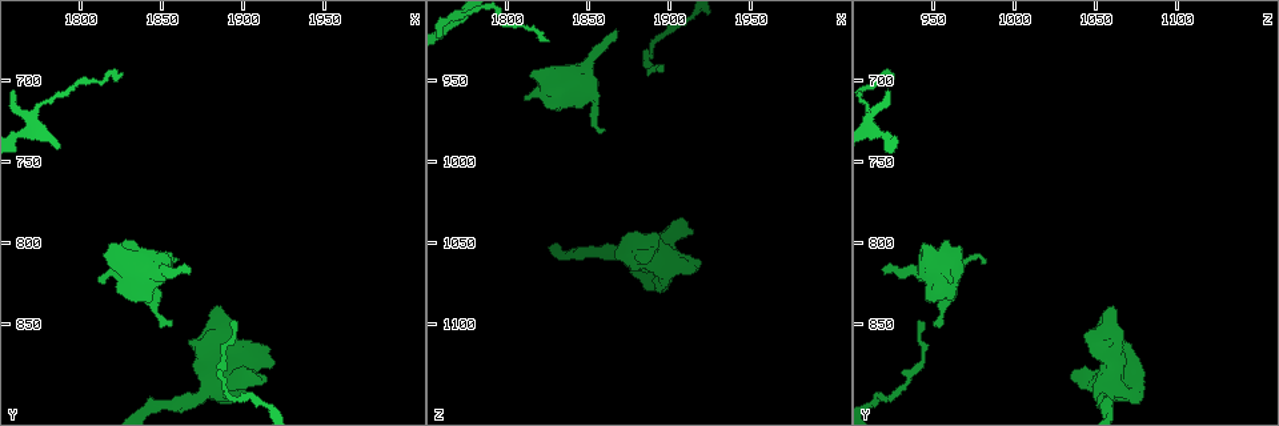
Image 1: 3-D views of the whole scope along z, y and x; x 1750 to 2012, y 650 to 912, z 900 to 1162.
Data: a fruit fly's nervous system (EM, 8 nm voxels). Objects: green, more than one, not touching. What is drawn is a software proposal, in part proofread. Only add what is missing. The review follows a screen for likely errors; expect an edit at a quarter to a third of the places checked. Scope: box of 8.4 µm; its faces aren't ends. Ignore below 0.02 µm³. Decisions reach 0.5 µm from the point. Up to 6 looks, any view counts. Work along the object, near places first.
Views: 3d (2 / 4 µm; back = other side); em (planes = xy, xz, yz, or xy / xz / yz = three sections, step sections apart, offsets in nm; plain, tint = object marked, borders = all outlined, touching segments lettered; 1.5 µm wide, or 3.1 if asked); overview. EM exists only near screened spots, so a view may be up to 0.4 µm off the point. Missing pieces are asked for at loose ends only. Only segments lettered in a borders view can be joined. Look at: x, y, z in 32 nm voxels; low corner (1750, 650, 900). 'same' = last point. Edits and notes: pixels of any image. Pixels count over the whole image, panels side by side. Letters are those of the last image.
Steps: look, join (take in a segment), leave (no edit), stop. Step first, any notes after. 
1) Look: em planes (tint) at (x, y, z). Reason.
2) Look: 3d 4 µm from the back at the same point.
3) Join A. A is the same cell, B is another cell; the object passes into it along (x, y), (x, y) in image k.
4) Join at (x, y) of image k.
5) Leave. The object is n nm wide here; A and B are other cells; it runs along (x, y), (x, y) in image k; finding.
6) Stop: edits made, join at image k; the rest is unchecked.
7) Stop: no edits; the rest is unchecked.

Look: 3d 2 µm at (1826, 698, 924). Branch stops here.

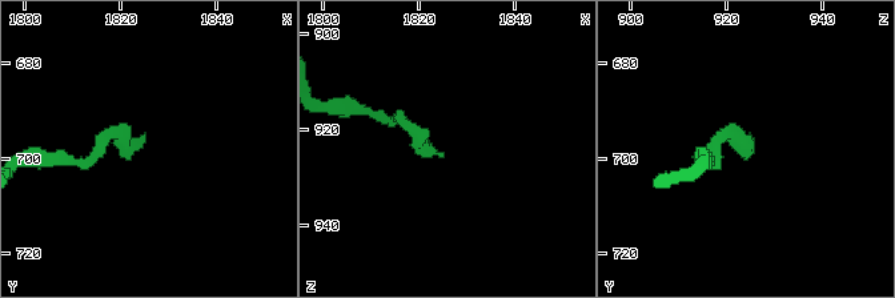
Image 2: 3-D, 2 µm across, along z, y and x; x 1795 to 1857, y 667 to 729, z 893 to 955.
Look: em planes (tint) at (1826, 696, 925). Shape alone is not enough.

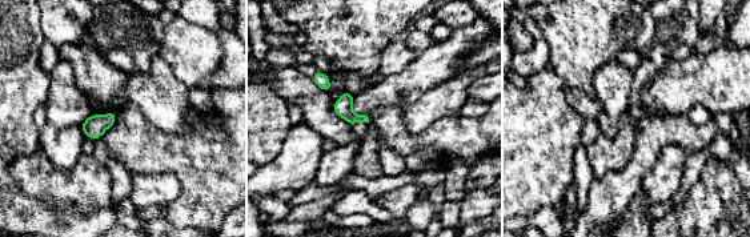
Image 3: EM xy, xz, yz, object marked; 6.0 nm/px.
Look: em planes (borders) at the same point. See the neighbours.

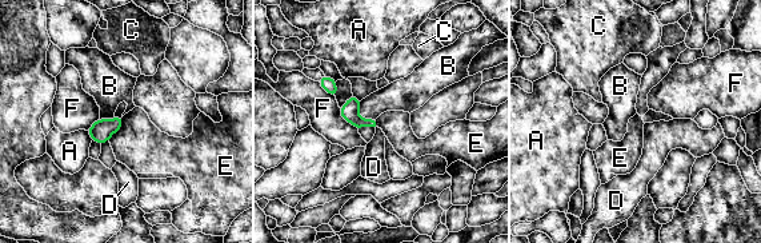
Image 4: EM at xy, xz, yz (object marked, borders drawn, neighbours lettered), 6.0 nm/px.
Leave. A, B, C, D, E and F are other cells; a border runs along (123, 116), (123, 124), (108, 139) in image 4; no lettered segment goes on from it.

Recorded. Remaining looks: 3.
Look: em planes (borders) at (1866, 816, 920). An open end.

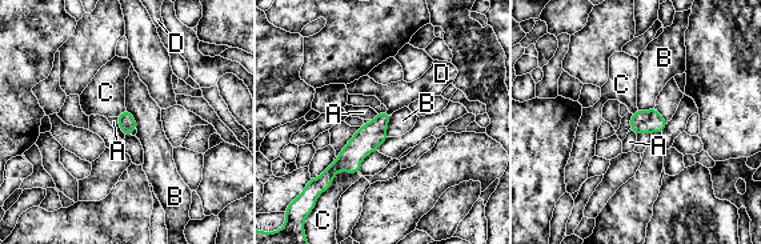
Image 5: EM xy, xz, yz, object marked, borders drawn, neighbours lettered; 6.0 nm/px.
Join D. D is the same cell, A, B and C are other cells; the object passes into it along (368, 139), (388, 114), (395, 96) in image 5; the neuron continues.

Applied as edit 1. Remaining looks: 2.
Stop: edits made, join at image 5; the rest is unchecked.

